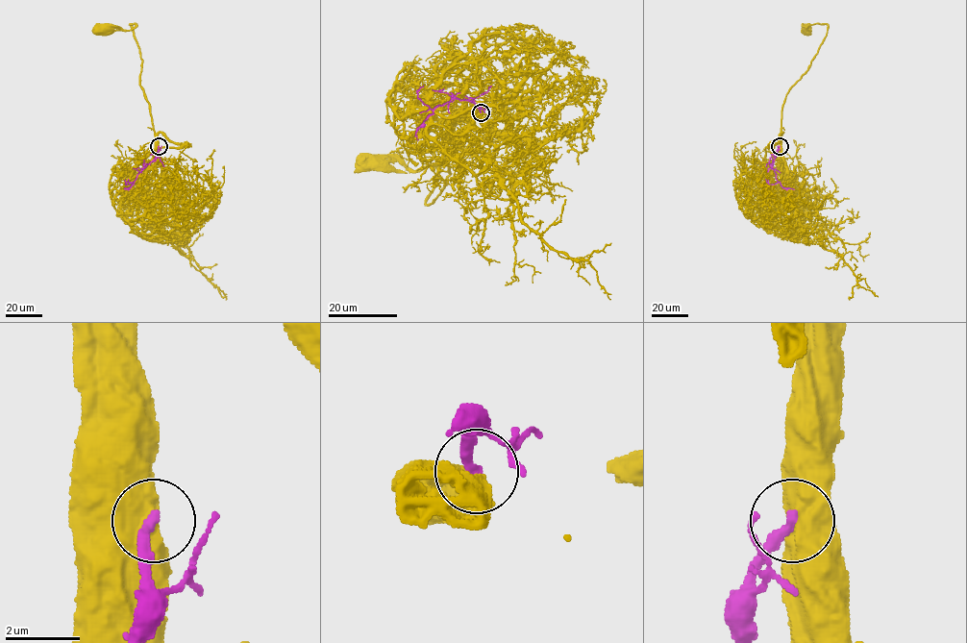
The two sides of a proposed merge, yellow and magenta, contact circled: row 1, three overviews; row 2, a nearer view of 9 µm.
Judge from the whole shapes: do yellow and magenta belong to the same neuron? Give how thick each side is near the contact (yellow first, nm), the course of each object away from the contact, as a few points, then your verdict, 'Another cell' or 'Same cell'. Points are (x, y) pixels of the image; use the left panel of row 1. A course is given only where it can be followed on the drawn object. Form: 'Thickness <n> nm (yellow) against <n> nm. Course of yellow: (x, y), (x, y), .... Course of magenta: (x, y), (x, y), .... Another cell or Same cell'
Thickness 800 nm (yellow) against 320 nm. Course of yellow: (158, 146), (150, 106), (140, 86), (141, 59), (130, 24), (136, 25), (130, 30), (101, 29). Course of magenta: (158, 146), (157, 155), (126, 188). Another cell

